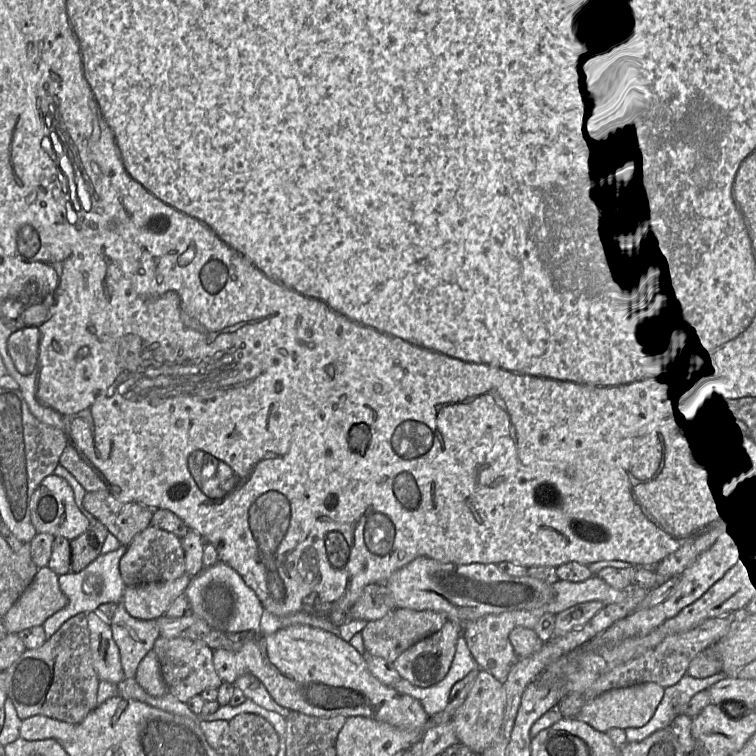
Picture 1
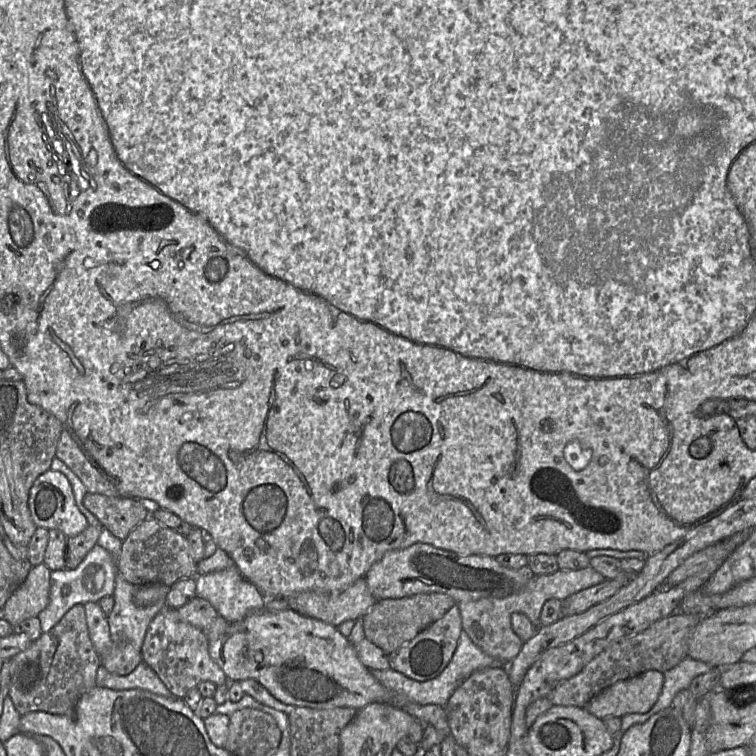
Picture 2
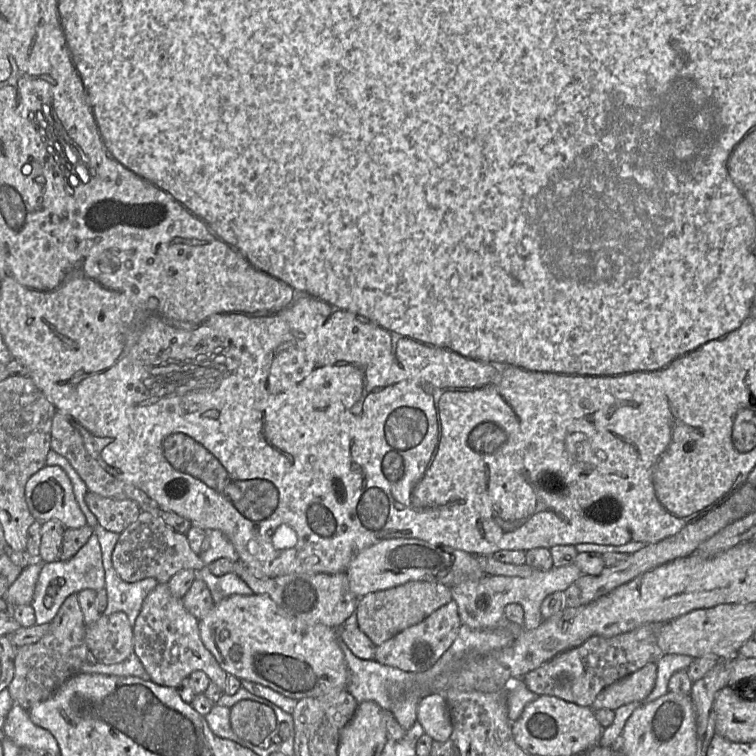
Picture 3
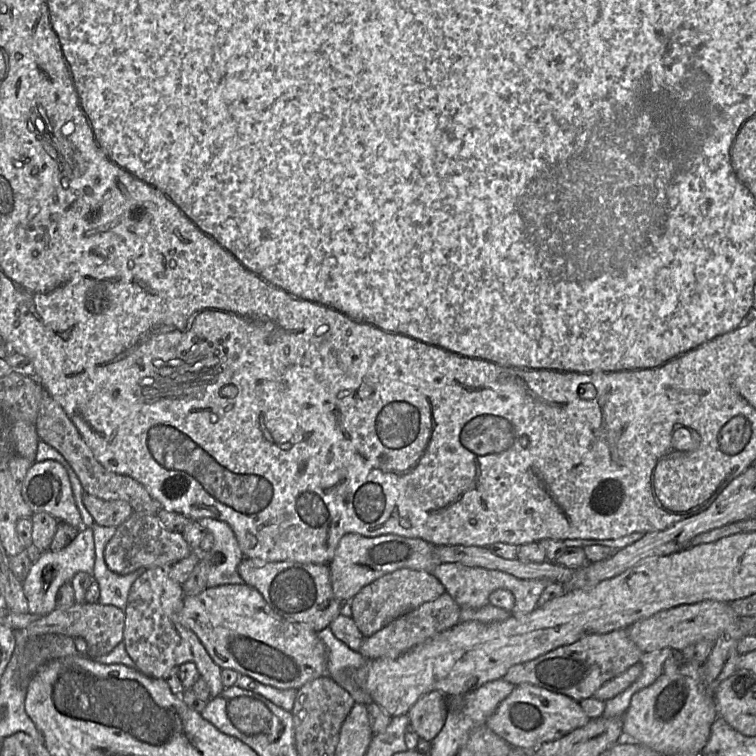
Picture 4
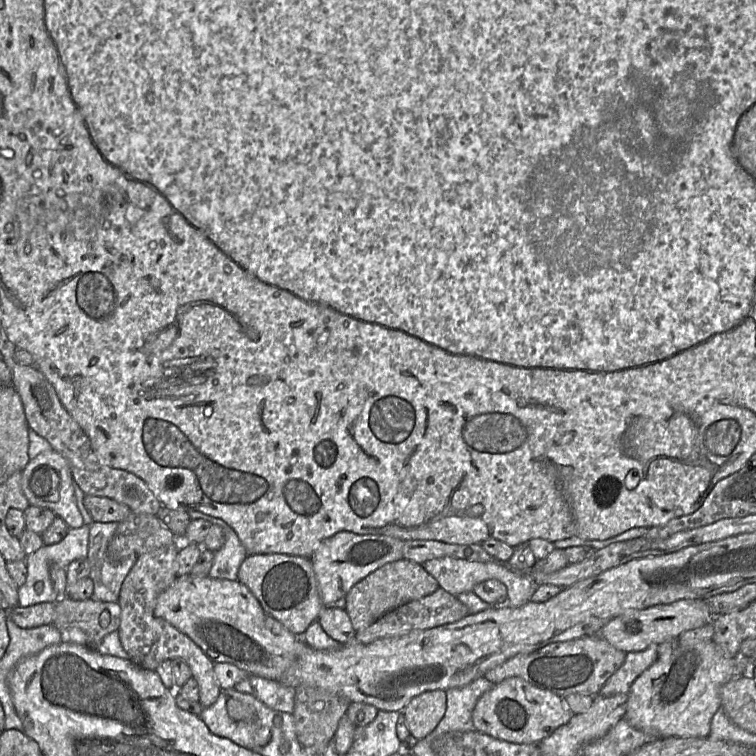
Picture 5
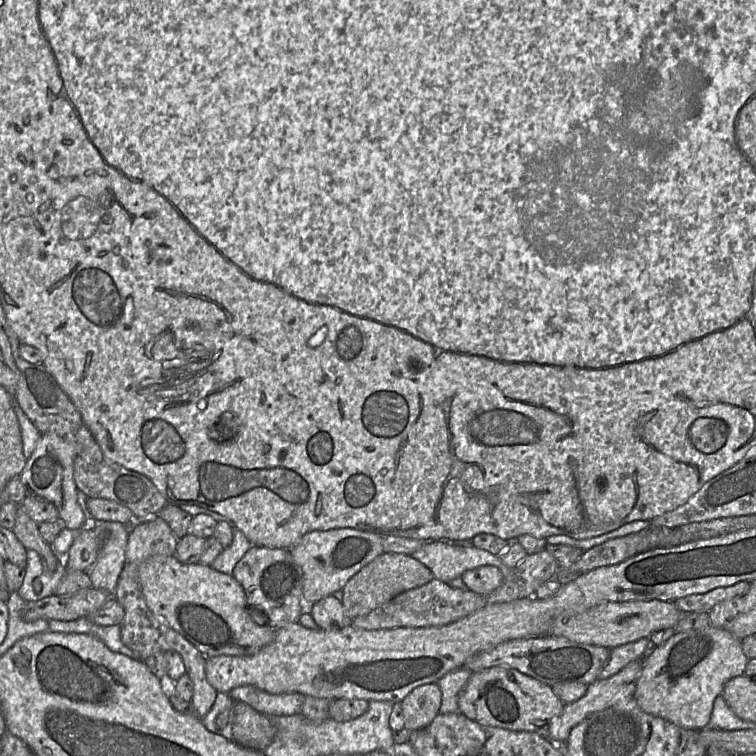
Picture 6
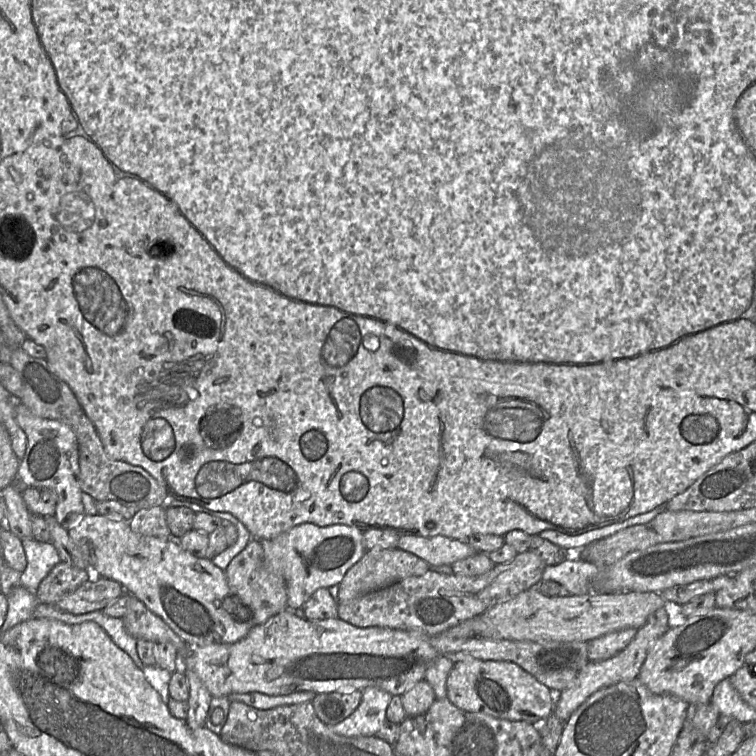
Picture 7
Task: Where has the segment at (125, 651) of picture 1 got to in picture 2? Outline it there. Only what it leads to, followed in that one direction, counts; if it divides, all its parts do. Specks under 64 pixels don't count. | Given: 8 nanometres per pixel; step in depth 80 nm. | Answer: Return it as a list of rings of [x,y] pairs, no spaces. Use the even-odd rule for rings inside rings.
[[[117,573],[112,595],[114,606],[107,616],[107,622],[114,643],[126,642],[141,652],[149,624],[166,607],[166,601],[156,601],[149,606],[138,607],[133,600],[138,587],[140,586],[128,583]]]

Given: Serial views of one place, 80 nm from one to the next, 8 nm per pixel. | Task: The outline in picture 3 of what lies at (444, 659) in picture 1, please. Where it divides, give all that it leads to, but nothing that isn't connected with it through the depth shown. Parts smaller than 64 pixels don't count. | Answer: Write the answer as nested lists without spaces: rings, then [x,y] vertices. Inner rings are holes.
[[[451,600],[420,623],[398,633],[376,647],[375,660],[385,666],[405,672],[422,672],[434,666],[451,647],[457,637],[461,621],[457,604]]]

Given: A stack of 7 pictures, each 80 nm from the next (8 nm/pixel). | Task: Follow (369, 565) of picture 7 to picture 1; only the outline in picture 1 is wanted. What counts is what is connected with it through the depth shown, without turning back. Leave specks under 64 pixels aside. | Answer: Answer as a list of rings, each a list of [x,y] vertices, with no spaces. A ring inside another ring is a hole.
[[[395,608],[381,619],[367,621],[361,632],[366,653],[393,663],[413,644],[440,630],[446,621],[447,617],[438,612]]]

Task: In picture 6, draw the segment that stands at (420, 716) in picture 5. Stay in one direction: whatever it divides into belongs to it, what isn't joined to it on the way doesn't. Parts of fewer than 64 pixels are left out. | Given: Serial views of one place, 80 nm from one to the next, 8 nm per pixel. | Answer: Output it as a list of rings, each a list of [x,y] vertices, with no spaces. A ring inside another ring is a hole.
[[[425,684],[411,691],[401,702],[405,726],[411,731],[427,727],[440,712],[442,692],[437,684]]]

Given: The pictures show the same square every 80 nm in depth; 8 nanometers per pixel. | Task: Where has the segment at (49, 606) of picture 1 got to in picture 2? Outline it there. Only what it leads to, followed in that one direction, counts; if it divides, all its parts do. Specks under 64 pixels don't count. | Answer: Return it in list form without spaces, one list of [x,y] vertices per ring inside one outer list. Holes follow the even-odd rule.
[[[41,563],[33,566],[25,581],[9,597],[4,606],[4,619],[13,627],[20,622],[38,617],[50,601],[51,570]]]

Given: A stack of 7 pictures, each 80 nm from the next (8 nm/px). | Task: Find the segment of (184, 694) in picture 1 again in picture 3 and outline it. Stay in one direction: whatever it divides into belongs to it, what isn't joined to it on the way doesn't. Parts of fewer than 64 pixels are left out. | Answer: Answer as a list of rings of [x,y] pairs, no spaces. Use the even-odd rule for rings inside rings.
[[[158,583],[146,596],[132,628],[134,654],[143,664],[151,681],[176,688],[192,672],[199,670],[224,692],[228,674],[204,646],[198,620],[185,609],[182,599],[170,593],[167,583]]]

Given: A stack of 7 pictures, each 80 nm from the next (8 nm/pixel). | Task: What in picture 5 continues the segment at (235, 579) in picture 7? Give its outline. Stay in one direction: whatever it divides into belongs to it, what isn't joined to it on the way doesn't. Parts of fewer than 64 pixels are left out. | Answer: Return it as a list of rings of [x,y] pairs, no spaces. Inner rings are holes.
[[[250,554],[238,569],[238,581],[251,591],[267,614],[298,636],[317,621],[325,607],[310,558],[286,554]]]

